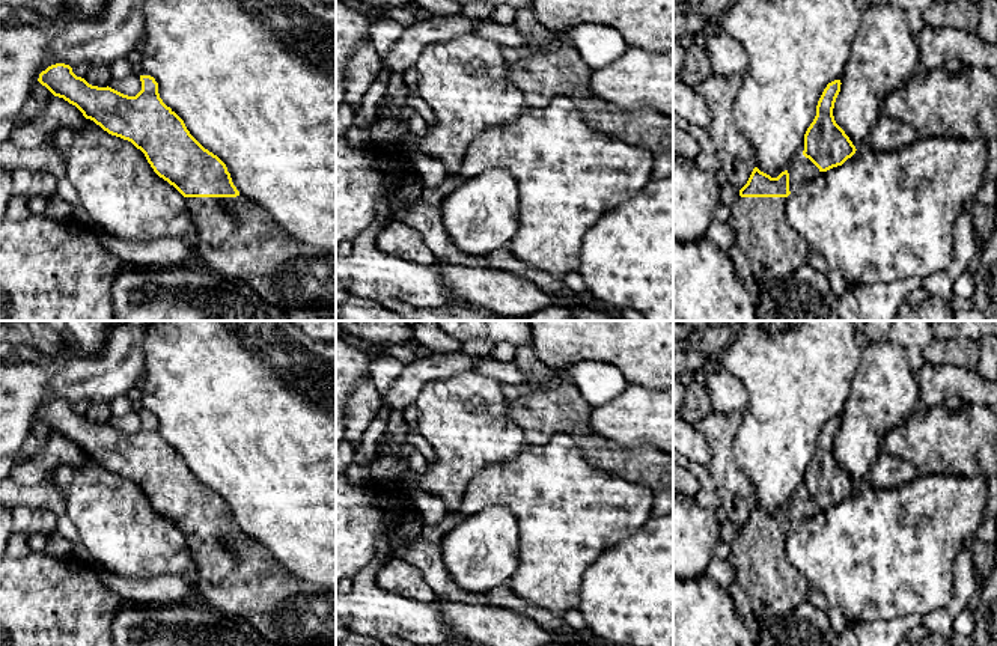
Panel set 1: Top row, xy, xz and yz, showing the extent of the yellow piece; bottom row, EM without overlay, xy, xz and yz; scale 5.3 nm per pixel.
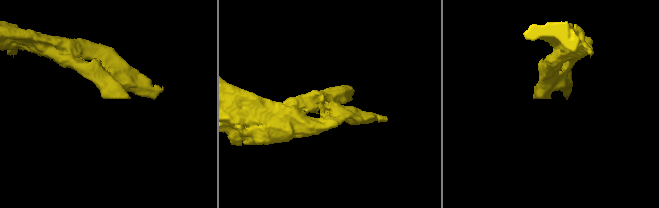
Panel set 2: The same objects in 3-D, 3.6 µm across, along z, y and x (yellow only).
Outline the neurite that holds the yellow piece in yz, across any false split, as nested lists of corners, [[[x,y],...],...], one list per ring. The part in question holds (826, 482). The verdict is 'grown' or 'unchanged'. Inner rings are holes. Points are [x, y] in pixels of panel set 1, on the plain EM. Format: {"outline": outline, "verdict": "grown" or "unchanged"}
{"outline": [[[834,417],[824,426],[816,443],[816,453],[804,471],[804,488],[795,500],[777,515],[771,515],[755,504],[747,521],[739,527],[739,533],[729,542],[726,562],[733,569],[735,583],[750,599],[753,616],[759,625],[791,613],[807,601],[810,586],[789,563],[783,550],[788,533],[813,516],[819,509],[842,503],[857,488],[833,453],[840,422],[840,417]]], "verdict": "grown"}

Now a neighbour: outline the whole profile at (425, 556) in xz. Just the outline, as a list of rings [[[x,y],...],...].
[[[423,538],[402,547],[392,548],[395,557],[420,571],[429,587],[440,599],[456,601],[462,604],[506,607],[515,613],[536,620],[544,629],[566,631],[569,626],[563,617],[556,617],[548,611],[530,605],[517,596],[509,584],[497,586],[488,592],[470,592],[458,586],[447,574],[441,560],[441,548]]]

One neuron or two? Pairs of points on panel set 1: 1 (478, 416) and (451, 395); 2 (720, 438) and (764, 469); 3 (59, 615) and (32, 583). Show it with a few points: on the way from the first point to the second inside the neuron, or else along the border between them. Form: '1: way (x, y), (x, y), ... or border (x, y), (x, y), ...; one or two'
1: way (472, 416), (457, 401); one
2: border (738, 414), (734, 455), (747, 481); two
3: way (51, 607), (39, 595), (39, 591); one

